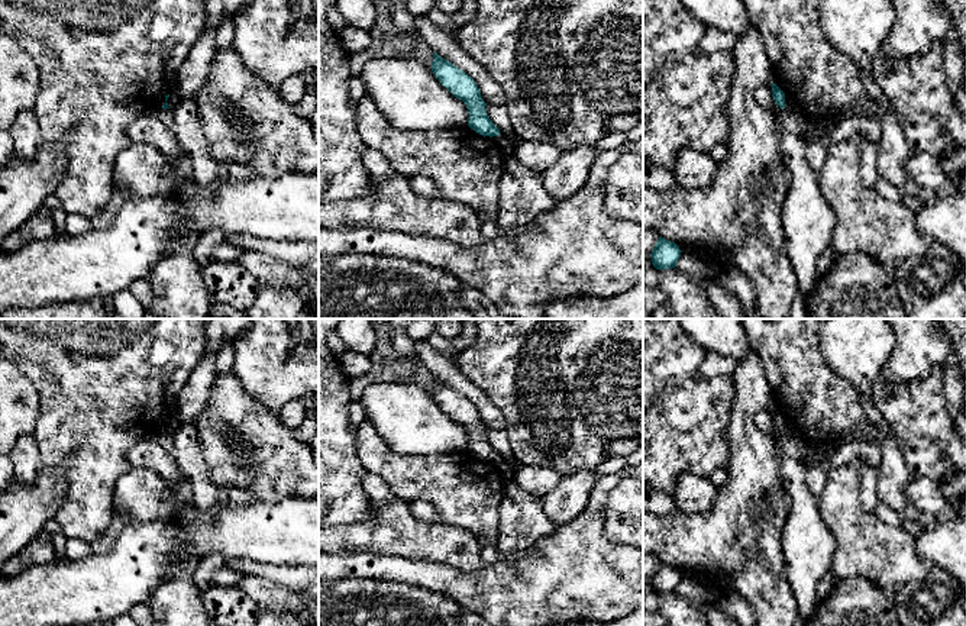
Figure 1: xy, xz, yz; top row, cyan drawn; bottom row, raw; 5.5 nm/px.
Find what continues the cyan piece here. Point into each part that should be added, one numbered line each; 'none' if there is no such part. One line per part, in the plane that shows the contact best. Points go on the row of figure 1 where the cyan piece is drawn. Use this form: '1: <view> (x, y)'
none

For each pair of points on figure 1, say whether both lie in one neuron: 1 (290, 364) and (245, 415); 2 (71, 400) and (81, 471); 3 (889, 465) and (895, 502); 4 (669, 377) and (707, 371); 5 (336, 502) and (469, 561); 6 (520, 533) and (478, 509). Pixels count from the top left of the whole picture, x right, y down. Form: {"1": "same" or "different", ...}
{"1": "different", "2": "same", "3": "same", "4": "different", "5": "different", "6": "different"}

